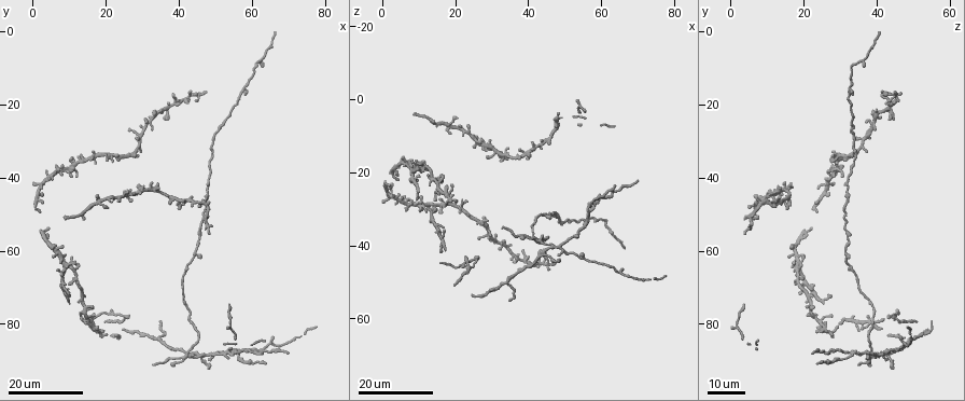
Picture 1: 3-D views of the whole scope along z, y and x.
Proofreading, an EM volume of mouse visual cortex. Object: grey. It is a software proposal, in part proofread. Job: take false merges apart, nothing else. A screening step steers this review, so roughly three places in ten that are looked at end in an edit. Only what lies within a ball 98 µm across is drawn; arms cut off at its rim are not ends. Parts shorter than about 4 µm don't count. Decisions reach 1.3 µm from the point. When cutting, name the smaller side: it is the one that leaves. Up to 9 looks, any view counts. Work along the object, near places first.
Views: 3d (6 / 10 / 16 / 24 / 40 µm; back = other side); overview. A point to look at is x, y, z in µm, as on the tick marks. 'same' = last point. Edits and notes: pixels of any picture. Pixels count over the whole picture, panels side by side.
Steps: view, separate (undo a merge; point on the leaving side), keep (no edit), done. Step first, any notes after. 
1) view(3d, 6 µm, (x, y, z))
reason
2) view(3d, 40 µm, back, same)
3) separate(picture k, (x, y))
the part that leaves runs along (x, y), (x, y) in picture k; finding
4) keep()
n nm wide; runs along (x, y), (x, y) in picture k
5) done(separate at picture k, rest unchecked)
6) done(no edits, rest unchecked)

view(3d, 24 µm, (22.0, 34.0, 30.0))
thin arm on a thick one

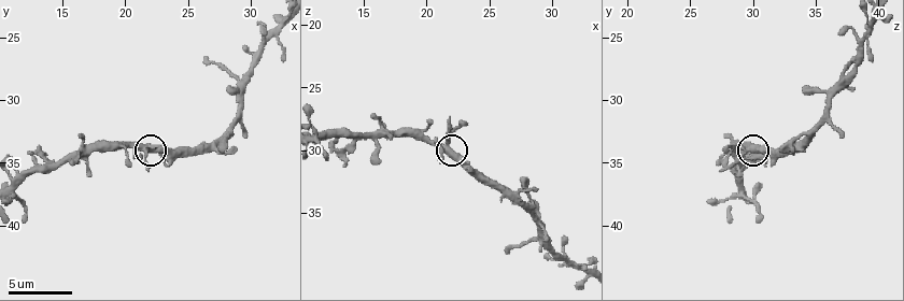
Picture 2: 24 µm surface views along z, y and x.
view(3d, 10 µm, (21.6, 33.8, 29.8))

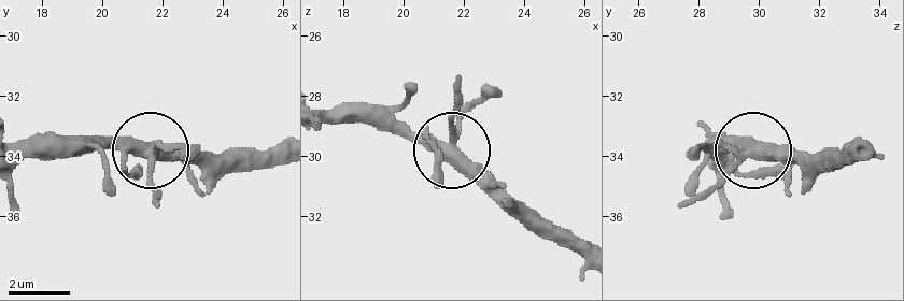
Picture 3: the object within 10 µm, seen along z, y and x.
keep()
5 arms; one neuron here

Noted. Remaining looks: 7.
view(3d, 24 µm, (42.5, 88.5, 38.0))
branch point

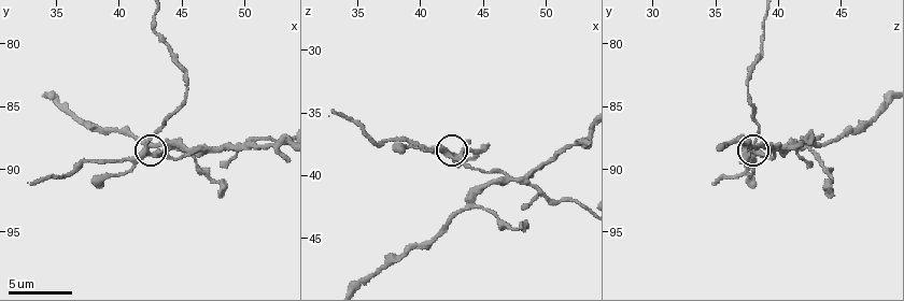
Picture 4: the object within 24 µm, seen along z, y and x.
view(3d, 10 µm, (42.0, 88.6, 38.2))

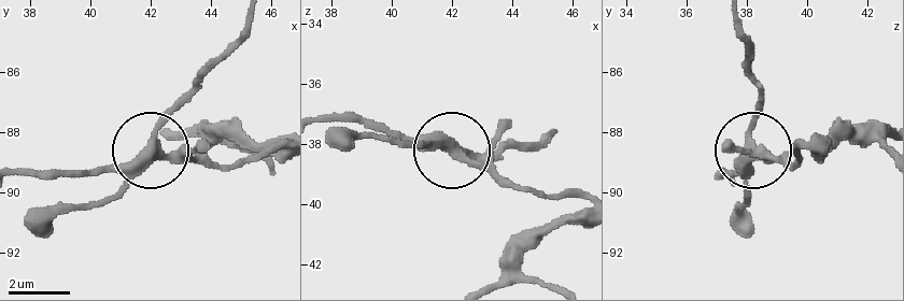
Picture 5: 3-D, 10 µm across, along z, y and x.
keep()
300 nm wide; runs along (497, 280), (582, 197), (505, 184), (449, 148), (399, 148) in picture 5; one neuron here

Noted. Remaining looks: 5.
view(3d, 16 µm, (55.5, 87.5, 44.0))
calibre changes

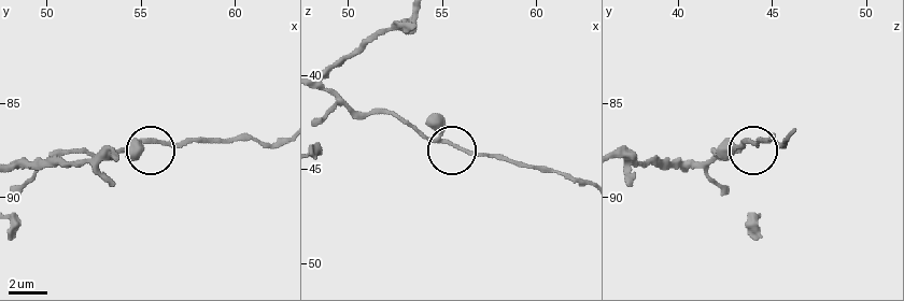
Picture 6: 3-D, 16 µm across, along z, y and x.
view(3d, 6 µm, (55.5, 86.9, 43.6))

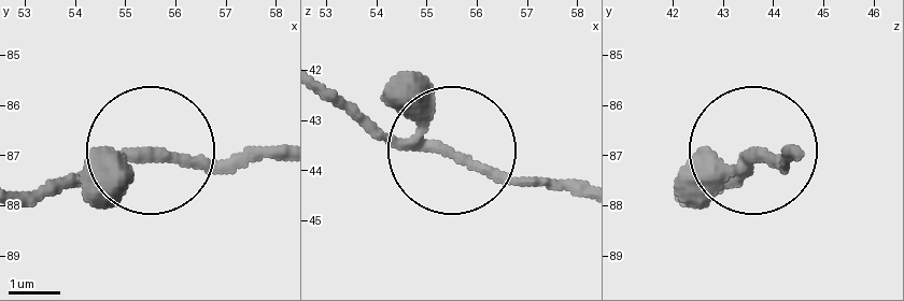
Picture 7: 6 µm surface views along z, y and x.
keep()
one neuron here

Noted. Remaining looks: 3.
view(3d, 10 µm, (46.6, 88.2, 39.8))
three arms meet

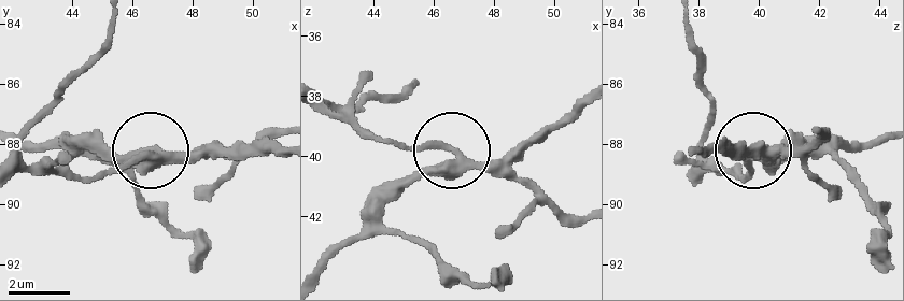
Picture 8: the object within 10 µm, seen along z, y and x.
separate(picture 8, (434, 171))
side arm 64 µm; 3 arms; two neurons meet here

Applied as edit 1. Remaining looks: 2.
done(separate at picture 8, rest unchecked)

